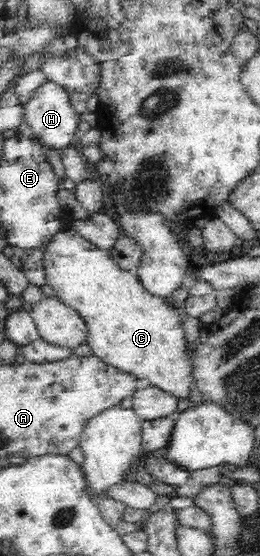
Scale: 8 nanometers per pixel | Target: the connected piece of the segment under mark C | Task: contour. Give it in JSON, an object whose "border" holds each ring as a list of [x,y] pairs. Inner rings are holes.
{"border":[[[72,228],[57,232],[43,247],[46,284],[49,284],[56,297],[66,306],[74,308],[86,321],[88,336],[86,342],[92,354],[119,371],[133,376],[139,385],[150,385],[158,391],[170,394],[176,400],[189,400],[192,388],[196,387],[194,379],[195,345],[190,346],[186,340],[184,321],[187,313],[174,308],[166,297],[156,296],[138,279],[136,271],[123,269],[109,256],[107,251],[100,250],[95,244],[80,236]]]}

